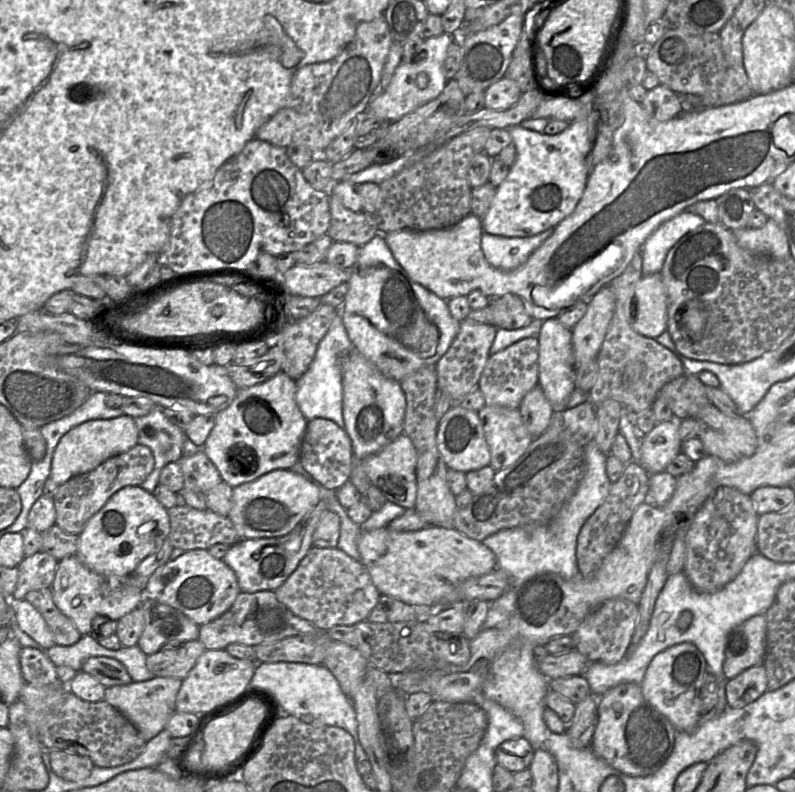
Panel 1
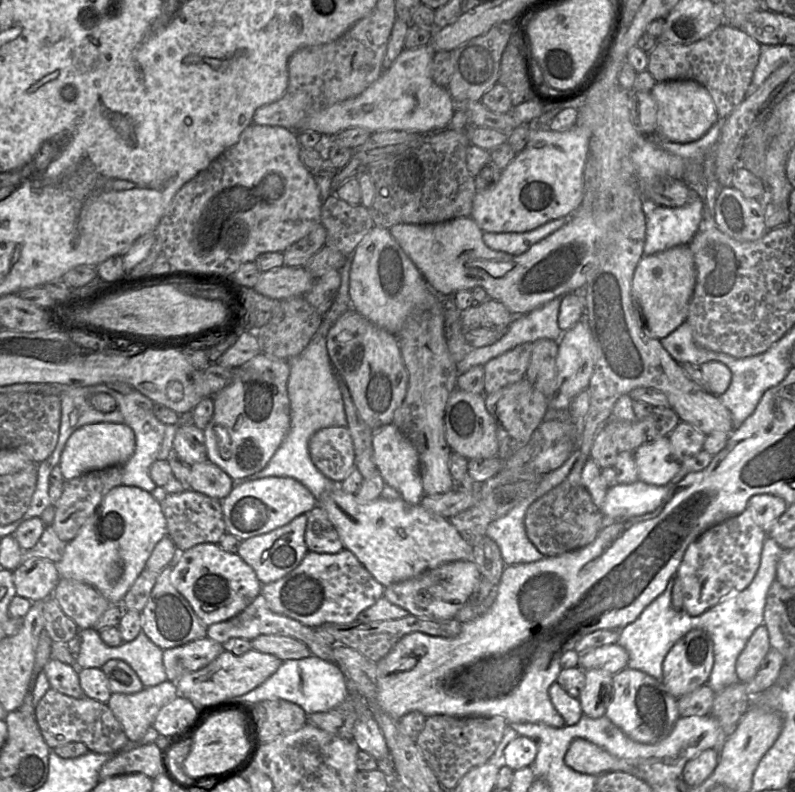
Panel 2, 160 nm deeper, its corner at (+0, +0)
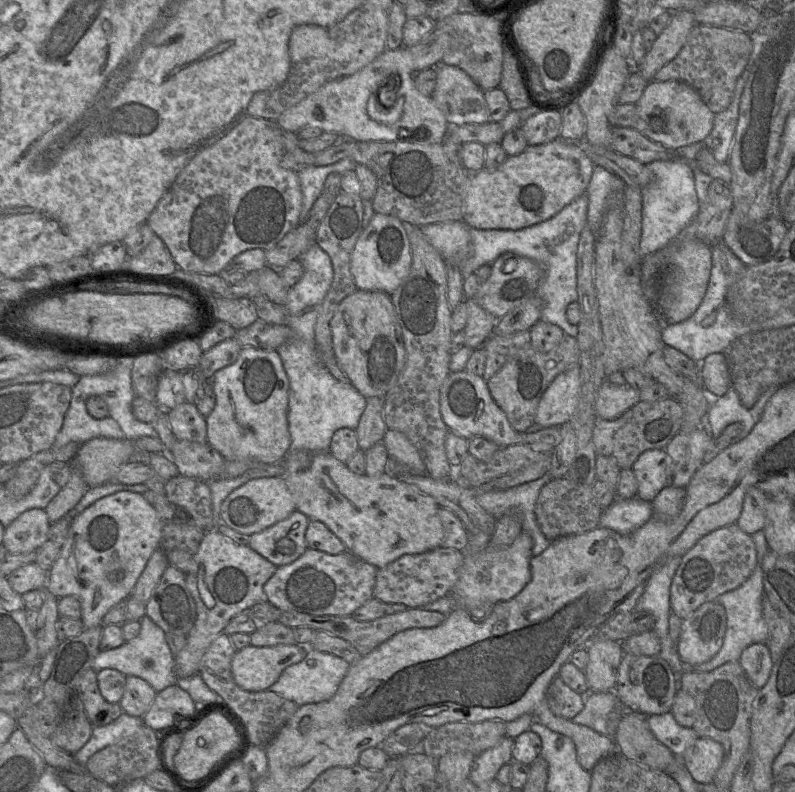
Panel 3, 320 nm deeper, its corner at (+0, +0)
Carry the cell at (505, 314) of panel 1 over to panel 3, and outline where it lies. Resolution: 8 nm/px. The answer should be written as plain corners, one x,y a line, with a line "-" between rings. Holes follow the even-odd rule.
466,299
468,319
464,345
476,350
493,334
497,319
475,299

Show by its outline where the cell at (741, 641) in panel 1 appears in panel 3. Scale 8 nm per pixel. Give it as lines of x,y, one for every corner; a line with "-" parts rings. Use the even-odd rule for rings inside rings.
756,643
745,648
739,663
756,688
760,689
767,683
773,668
773,660
767,644

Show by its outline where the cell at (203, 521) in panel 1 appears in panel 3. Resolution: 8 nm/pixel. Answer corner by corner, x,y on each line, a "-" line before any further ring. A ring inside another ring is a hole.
177,475
165,483
167,499
189,512
204,531
214,529
211,490
206,481

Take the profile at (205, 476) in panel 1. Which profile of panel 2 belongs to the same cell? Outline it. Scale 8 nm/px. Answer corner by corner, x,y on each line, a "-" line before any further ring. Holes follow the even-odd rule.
194,424
177,425
173,451
188,466
208,460
204,431

